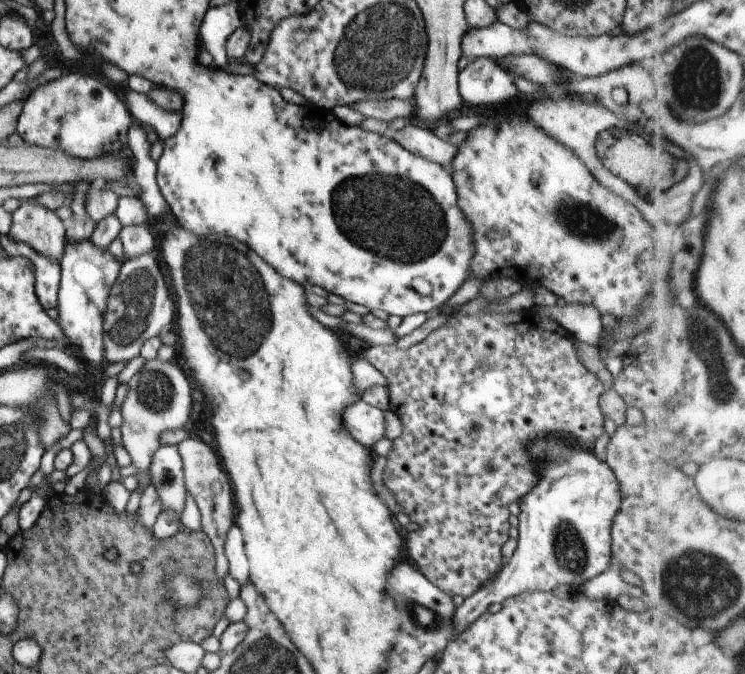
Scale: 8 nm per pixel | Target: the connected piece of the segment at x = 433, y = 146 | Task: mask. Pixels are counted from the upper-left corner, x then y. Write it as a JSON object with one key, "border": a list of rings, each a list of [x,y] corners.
{"border":[[[408,124],[389,136],[414,156],[425,158],[438,166],[450,164],[458,152],[456,145],[441,140],[431,129],[420,125]]]}

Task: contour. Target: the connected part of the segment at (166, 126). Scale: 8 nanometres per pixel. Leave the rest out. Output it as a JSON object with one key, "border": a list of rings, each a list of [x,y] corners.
{"border":[[[130,90],[125,97],[126,106],[131,116],[144,126],[150,126],[158,132],[162,140],[170,138],[178,128],[180,128],[180,114],[178,112],[166,112],[154,106],[154,102],[146,94],[138,94]]]}

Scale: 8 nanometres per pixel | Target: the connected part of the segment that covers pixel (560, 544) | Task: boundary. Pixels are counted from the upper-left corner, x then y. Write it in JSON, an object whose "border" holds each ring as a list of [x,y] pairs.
{"border":[[[550,436],[546,440],[536,440],[534,444],[530,444],[530,454],[534,460],[538,460],[540,480],[518,502],[520,513],[517,547],[506,565],[490,582],[478,589],[472,596],[465,597],[464,602],[456,607],[452,622],[454,622],[454,632],[457,635],[462,634],[468,626],[472,626],[476,617],[482,616],[488,610],[488,606],[494,602],[502,604],[506,598],[512,598],[526,590],[548,592],[554,591],[554,588],[558,586],[568,586],[576,592],[585,582],[608,570],[613,564],[611,528],[614,516],[621,509],[622,492],[608,464],[595,456],[592,448],[586,450],[585,447],[578,446],[578,442],[566,442],[556,436],[554,438]]]}

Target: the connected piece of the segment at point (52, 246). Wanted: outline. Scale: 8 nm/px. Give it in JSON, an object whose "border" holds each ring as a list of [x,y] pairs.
{"border":[[[24,202],[12,213],[12,226],[7,236],[14,242],[24,242],[44,258],[61,262],[66,234],[64,224],[54,210]]]}

